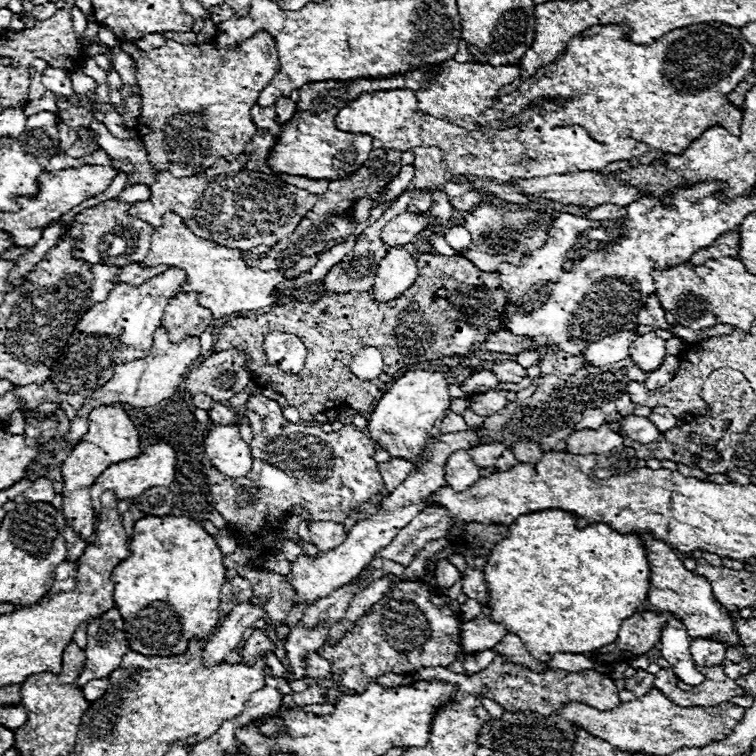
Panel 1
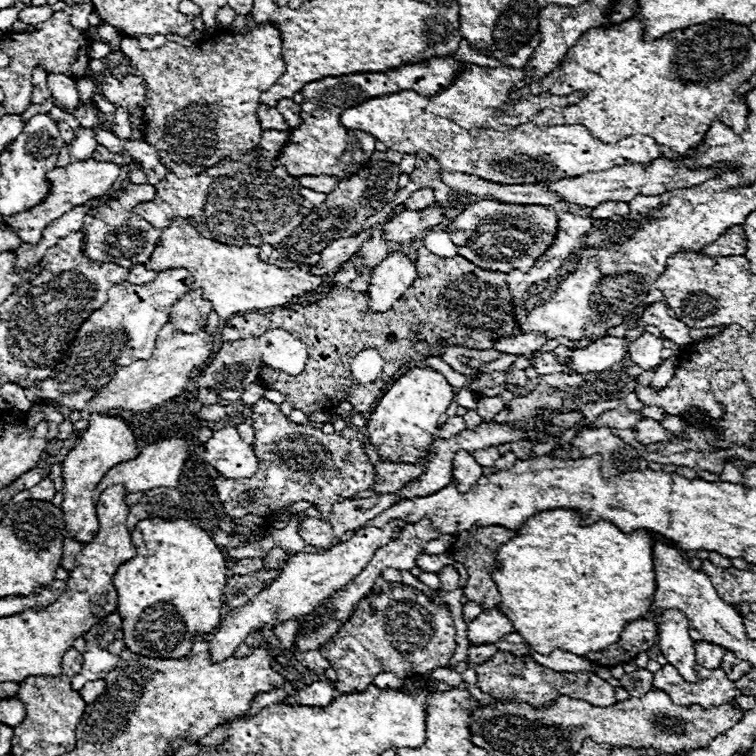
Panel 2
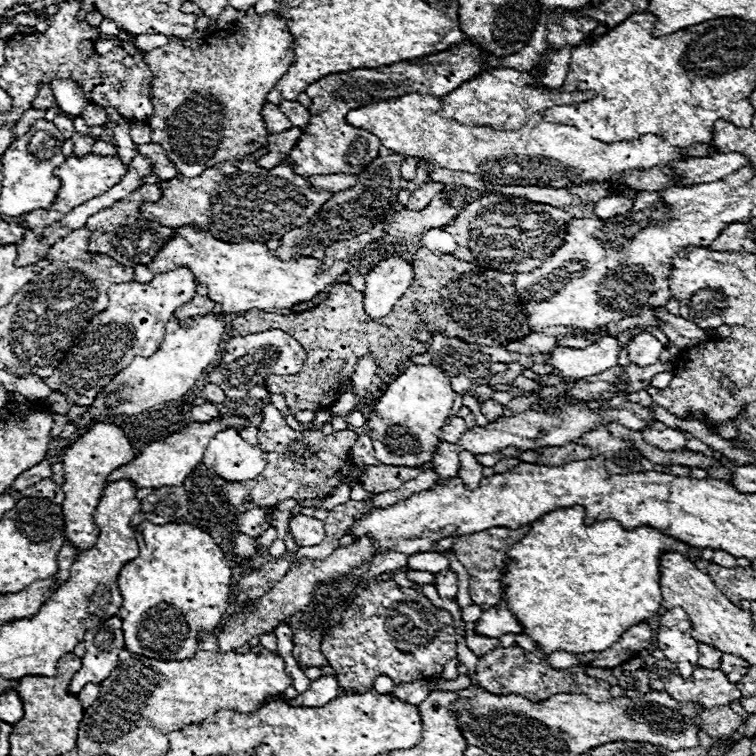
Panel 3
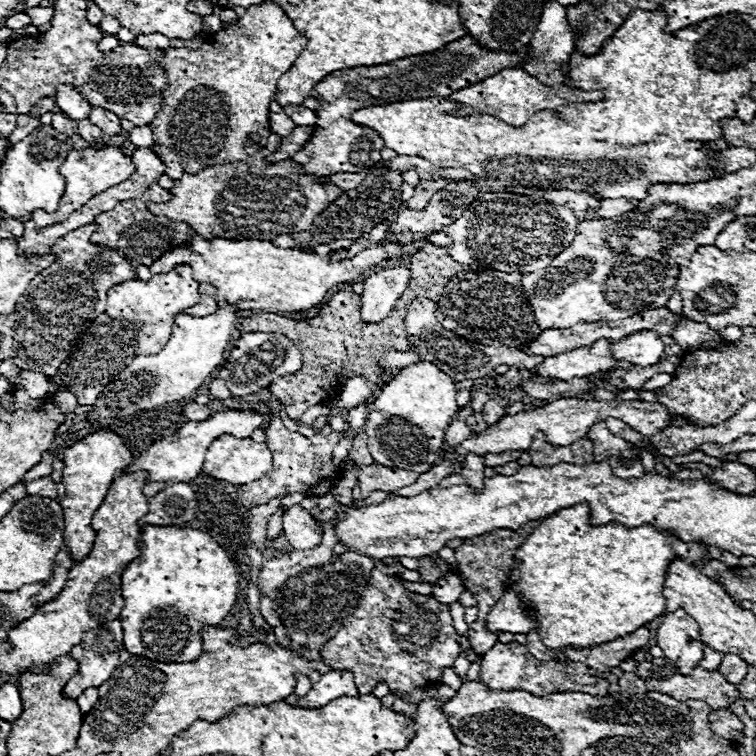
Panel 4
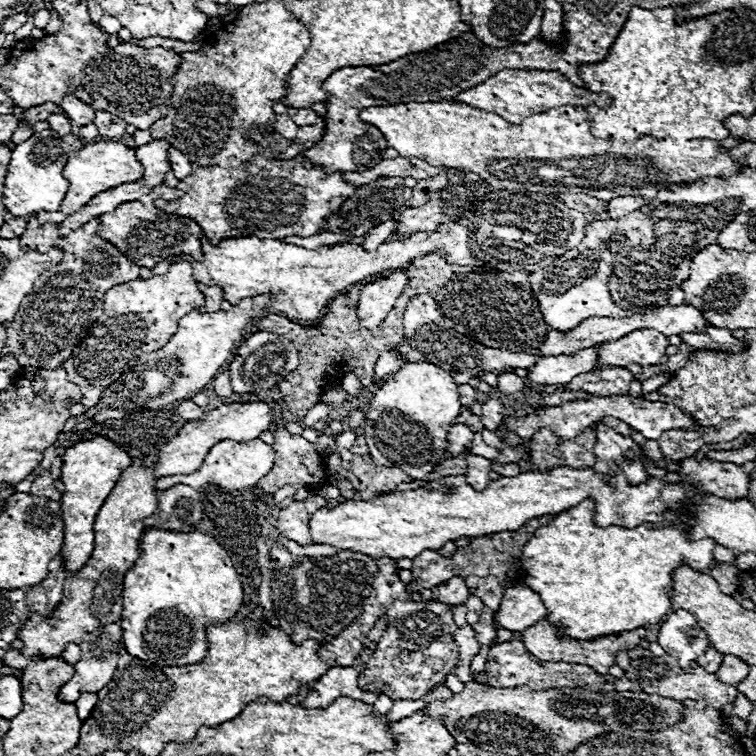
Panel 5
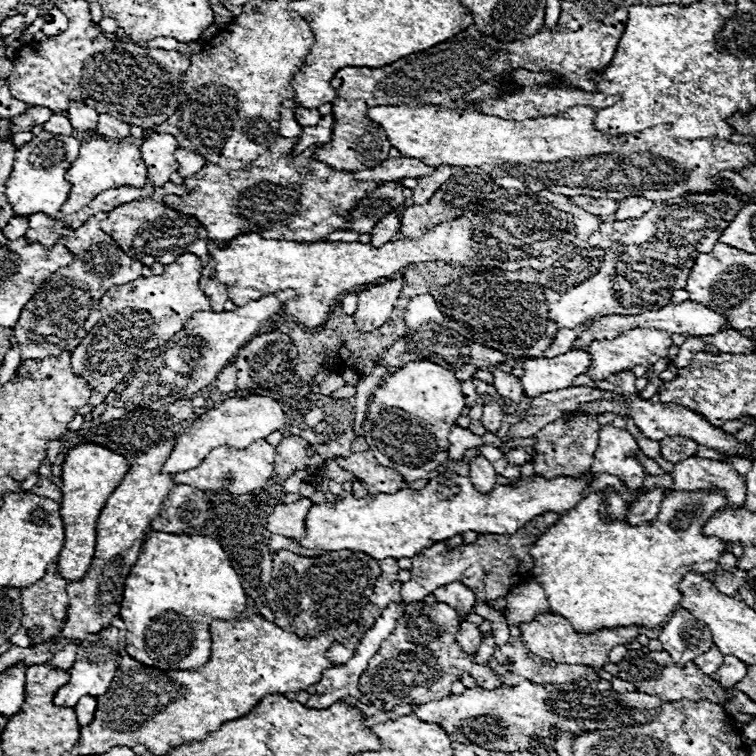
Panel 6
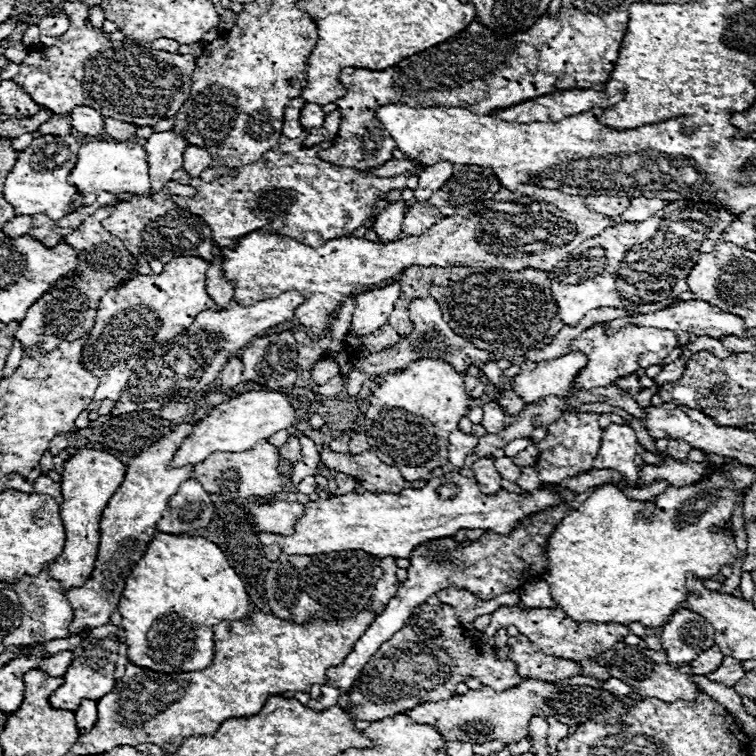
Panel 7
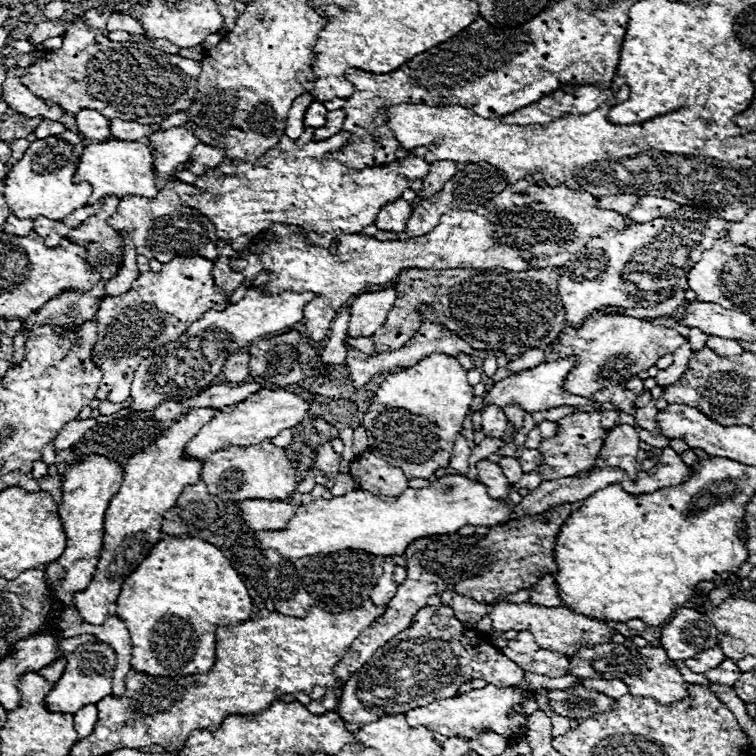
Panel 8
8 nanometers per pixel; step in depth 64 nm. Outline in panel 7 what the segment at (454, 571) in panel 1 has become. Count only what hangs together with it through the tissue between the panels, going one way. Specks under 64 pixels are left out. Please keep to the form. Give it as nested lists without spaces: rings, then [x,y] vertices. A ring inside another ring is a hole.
[[[446,588],[446,590],[440,590],[436,596],[440,602],[446,602],[454,608],[456,618],[462,624],[472,624],[472,620],[476,616],[492,614],[500,606],[516,606],[516,602],[518,602],[516,592],[508,592],[508,594],[502,594],[494,600],[484,602],[484,600],[478,600],[474,594],[470,594],[468,590],[462,590],[462,588]]]

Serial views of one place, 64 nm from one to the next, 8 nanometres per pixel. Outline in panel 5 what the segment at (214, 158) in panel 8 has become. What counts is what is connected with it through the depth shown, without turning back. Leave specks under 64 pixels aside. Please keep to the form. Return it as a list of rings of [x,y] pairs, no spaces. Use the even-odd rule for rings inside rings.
[[[170,148],[170,166],[176,178],[186,178],[186,174],[190,174],[194,170],[194,166],[190,164],[190,160],[180,152]]]

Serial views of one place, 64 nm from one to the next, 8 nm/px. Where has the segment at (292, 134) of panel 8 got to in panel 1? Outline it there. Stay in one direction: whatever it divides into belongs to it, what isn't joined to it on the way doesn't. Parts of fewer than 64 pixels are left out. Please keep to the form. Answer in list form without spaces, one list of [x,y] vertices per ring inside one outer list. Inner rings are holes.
[[[254,106],[254,108],[250,110],[250,116],[252,116],[254,126],[264,128],[264,130],[268,130],[268,132],[274,134],[274,136],[280,134],[280,124],[278,124],[276,118],[274,118],[274,106],[270,106],[270,110],[262,110],[262,106]]]

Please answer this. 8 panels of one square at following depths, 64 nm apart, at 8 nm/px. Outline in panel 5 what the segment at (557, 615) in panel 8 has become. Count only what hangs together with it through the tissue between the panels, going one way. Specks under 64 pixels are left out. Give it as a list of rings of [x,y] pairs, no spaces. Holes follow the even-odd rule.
[[[548,620],[538,622],[538,626],[530,626],[530,630],[526,630],[526,634],[522,634],[522,642],[528,648],[530,654],[536,654],[536,658],[540,658],[542,662],[548,660],[556,660],[556,662],[568,662],[568,664],[586,664],[592,670],[596,670],[598,674],[608,674],[610,666],[614,666],[614,658],[618,652],[628,652],[634,646],[640,646],[640,642],[646,638],[646,628],[638,628],[638,630],[630,630],[626,634],[614,634],[610,638],[598,638],[598,640],[590,640],[590,642],[578,642],[578,640],[570,640],[570,638],[562,638],[558,640],[556,636],[556,628],[548,624]]]

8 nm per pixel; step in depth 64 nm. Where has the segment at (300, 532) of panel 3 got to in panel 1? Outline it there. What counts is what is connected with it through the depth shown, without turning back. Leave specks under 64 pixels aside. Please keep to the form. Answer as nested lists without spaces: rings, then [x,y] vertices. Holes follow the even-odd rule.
[[[312,522],[310,534],[318,550],[332,550],[346,540],[346,528],[336,522]]]

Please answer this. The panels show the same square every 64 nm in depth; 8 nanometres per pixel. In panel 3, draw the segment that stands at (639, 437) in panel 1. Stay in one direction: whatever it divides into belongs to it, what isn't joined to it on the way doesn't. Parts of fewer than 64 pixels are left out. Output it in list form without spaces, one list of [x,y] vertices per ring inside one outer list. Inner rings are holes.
[[[652,422],[640,434],[642,434],[642,440],[646,440],[652,446],[658,446],[662,450],[676,450],[676,448],[686,446],[686,438],[680,432],[676,432],[674,428],[664,426],[662,422]]]

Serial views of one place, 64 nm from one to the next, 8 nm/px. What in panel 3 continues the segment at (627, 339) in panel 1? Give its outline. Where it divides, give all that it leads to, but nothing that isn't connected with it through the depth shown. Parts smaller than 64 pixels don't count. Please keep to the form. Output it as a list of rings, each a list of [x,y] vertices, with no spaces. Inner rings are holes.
[[[604,336],[596,344],[580,350],[558,346],[548,362],[556,368],[556,374],[566,378],[586,378],[616,366],[620,350],[622,344],[614,336]]]

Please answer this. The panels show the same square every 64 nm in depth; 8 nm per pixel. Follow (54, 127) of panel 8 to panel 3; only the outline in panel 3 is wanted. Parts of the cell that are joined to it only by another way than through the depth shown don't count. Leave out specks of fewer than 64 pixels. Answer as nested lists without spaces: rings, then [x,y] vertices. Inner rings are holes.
[[[56,116],[56,118],[54,118],[54,124],[56,124],[56,128],[62,132],[64,138],[70,138],[70,136],[74,134],[74,126],[72,126],[72,120],[70,120],[70,118],[66,118],[66,116]]]

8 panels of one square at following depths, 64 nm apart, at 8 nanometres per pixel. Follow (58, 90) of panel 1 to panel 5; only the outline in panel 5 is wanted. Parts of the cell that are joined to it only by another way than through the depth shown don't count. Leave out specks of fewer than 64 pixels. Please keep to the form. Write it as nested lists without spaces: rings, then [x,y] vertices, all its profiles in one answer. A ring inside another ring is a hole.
[[[72,92],[64,94],[64,98],[62,98],[62,110],[72,120],[74,126],[84,126],[84,124],[94,120],[94,110],[86,102],[76,98]]]

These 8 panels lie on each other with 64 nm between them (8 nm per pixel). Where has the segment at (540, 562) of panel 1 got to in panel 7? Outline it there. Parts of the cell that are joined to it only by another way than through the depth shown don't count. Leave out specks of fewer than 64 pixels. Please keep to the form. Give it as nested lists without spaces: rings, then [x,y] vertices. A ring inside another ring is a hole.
[[[724,466],[724,470],[716,470],[708,480],[700,482],[700,484],[694,484],[694,486],[686,486],[686,488],[666,488],[662,494],[658,494],[654,498],[654,504],[656,504],[656,510],[652,514],[652,518],[646,518],[646,520],[634,520],[634,514],[640,512],[644,508],[644,502],[634,502],[634,500],[628,500],[620,488],[616,488],[614,484],[604,484],[602,488],[594,490],[582,504],[578,510],[570,510],[568,516],[556,526],[556,530],[552,532],[552,536],[546,540],[546,558],[548,558],[548,566],[544,568],[542,572],[542,580],[548,582],[550,586],[550,594],[552,594],[552,600],[558,604],[560,610],[564,610],[574,622],[592,622],[592,624],[632,624],[632,622],[640,622],[642,626],[650,626],[650,628],[656,628],[656,626],[662,626],[668,622],[668,618],[680,608],[680,602],[686,600],[686,574],[692,572],[694,576],[698,578],[710,578],[714,574],[720,572],[720,568],[728,562],[734,562],[734,558],[738,556],[738,548],[734,544],[734,538],[730,538],[728,534],[712,534],[710,532],[710,526],[712,524],[726,524],[732,516],[732,508],[734,508],[734,502],[736,502],[736,494],[738,492],[744,492],[750,482],[754,482],[754,472],[748,468],[748,470],[742,470],[742,468],[732,468],[732,466]]]

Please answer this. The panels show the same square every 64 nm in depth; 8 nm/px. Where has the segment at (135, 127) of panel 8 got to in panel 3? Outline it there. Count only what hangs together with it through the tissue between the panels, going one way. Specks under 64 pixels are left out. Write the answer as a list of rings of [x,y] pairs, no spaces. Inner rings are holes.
[[[86,104],[82,114],[86,126],[110,126],[110,116],[96,104]]]

